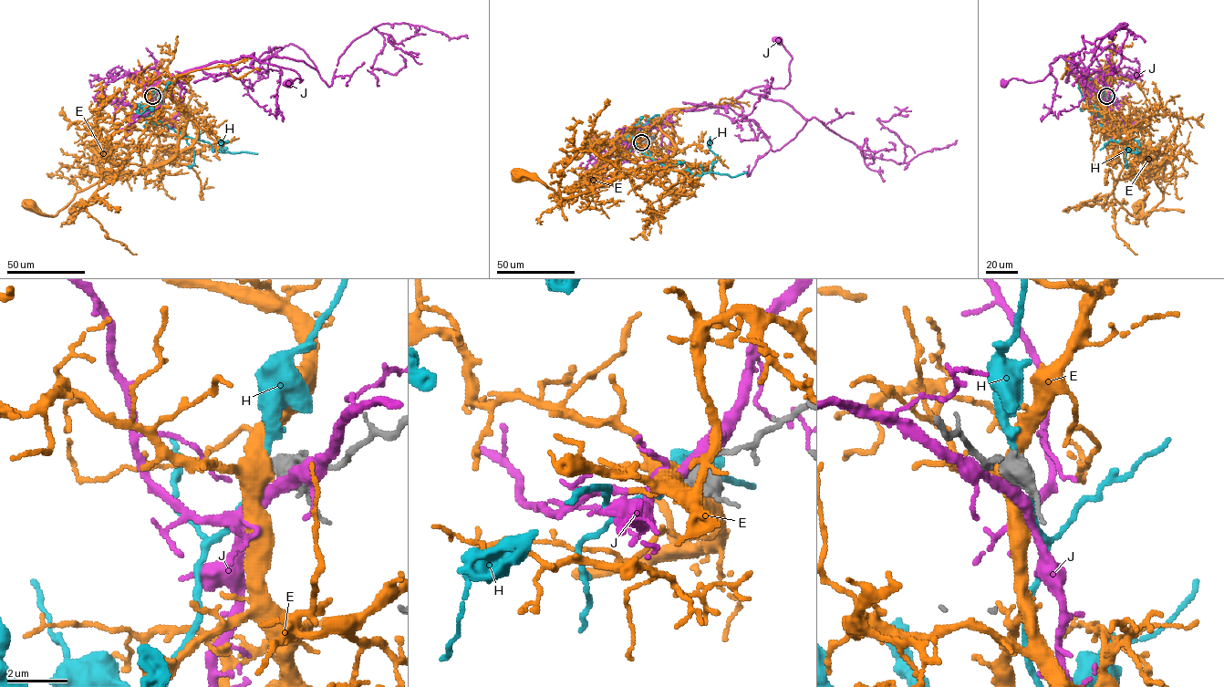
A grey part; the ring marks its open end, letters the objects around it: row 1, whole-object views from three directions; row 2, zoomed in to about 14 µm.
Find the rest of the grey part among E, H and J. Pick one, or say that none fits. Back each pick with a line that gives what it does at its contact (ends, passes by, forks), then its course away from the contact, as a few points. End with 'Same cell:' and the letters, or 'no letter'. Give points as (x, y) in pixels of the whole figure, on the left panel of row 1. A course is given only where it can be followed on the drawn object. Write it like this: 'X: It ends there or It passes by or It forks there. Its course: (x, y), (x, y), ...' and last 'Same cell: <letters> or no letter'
Same cell: no letter

